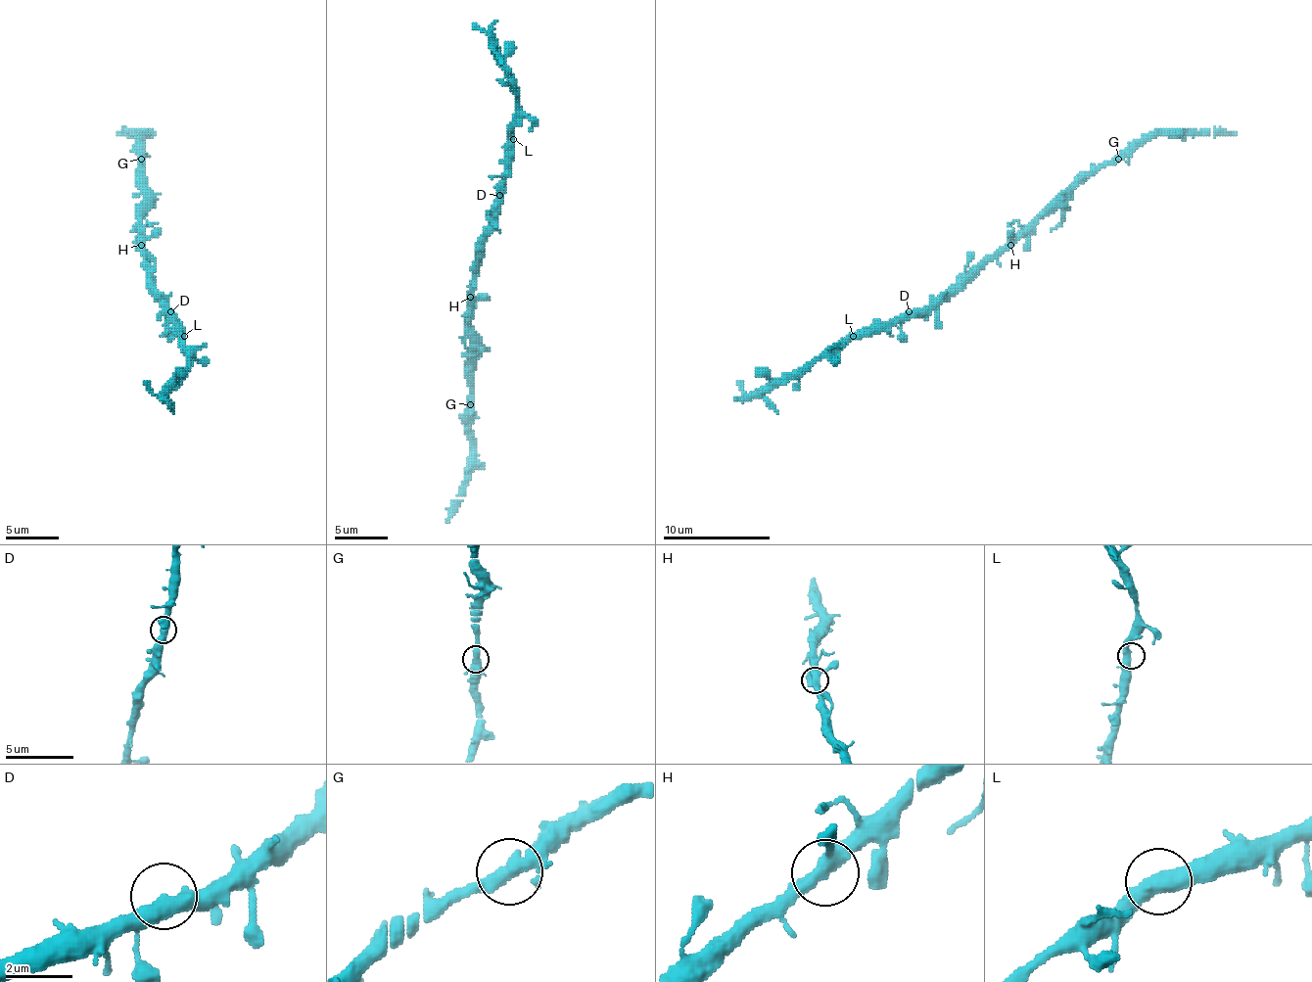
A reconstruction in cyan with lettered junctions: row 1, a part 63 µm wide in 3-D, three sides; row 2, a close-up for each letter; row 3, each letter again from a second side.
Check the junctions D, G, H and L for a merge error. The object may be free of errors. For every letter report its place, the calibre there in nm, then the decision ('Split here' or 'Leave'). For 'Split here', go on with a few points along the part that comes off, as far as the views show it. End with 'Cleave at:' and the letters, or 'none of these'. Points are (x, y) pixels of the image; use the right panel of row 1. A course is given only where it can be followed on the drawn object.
D: Place: (909, 311). Thickness 400 nm. Leave
G: Place: (1118, 159). Thickness 400 nm. Leave
H: Place: (1010, 245). Thickness 400 nm. Leave
L: Place: (853, 336). Thickness 400 nm. Leave
Cleave at: none of these

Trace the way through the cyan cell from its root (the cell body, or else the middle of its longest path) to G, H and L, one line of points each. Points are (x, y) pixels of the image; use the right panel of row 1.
G: (976, 266), (984, 266), (998, 257), (1043, 215), (1049, 215), (1086, 177), (1118, 159)
H: (976, 266), (984, 266), (998, 257), (1010, 245)
L: (976, 266), (927, 306), (906, 311), (887, 322), (874, 322), (853, 336)

